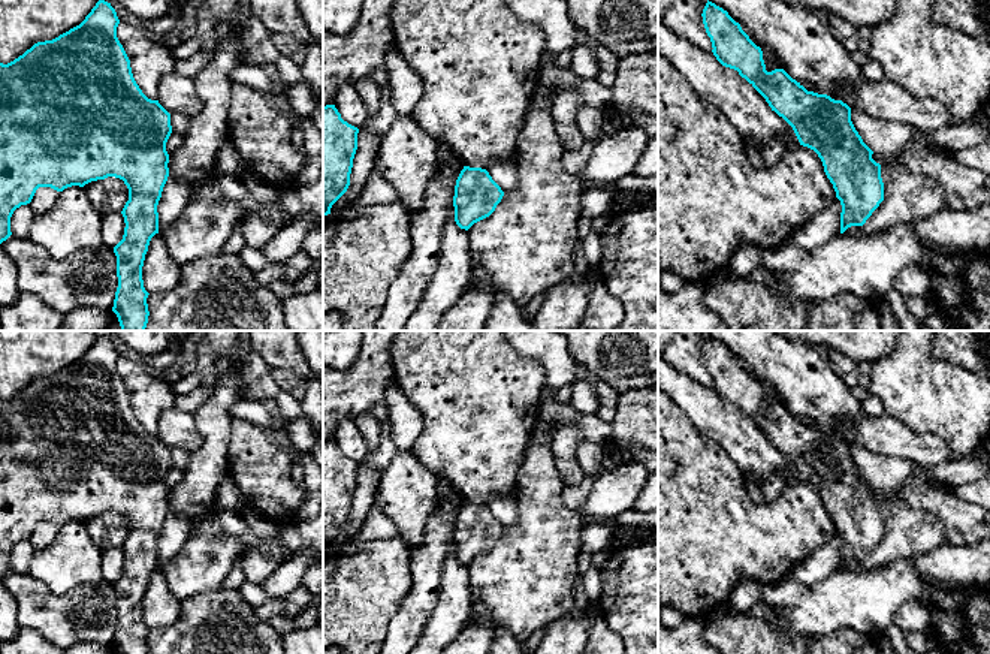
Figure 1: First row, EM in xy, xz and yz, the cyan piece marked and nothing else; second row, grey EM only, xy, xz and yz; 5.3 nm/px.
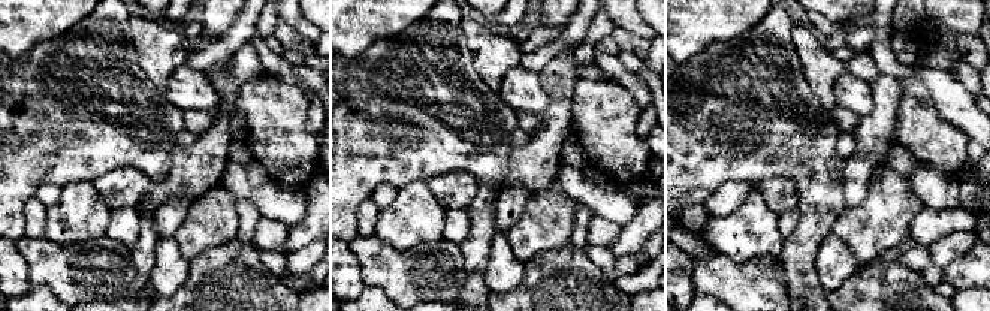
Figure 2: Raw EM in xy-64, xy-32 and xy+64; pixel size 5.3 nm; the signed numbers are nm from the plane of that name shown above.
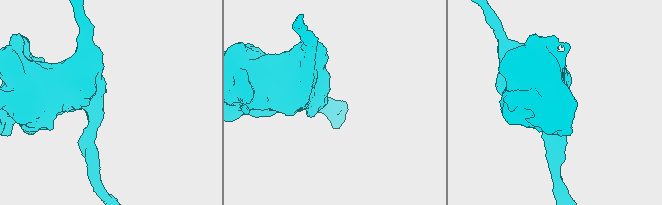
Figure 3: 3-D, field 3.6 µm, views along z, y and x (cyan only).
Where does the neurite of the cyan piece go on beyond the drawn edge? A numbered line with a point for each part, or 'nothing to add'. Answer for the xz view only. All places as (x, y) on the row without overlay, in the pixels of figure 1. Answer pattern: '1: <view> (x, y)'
nothing to add

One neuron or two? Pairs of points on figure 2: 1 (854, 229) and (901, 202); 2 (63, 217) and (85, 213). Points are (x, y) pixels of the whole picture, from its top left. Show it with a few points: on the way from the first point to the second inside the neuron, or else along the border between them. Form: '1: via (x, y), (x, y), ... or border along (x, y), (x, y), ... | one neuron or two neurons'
1: via (866, 229), (872, 228), (889, 211) | one neuron
2: via (69, 217), (80, 216) | one neuron

